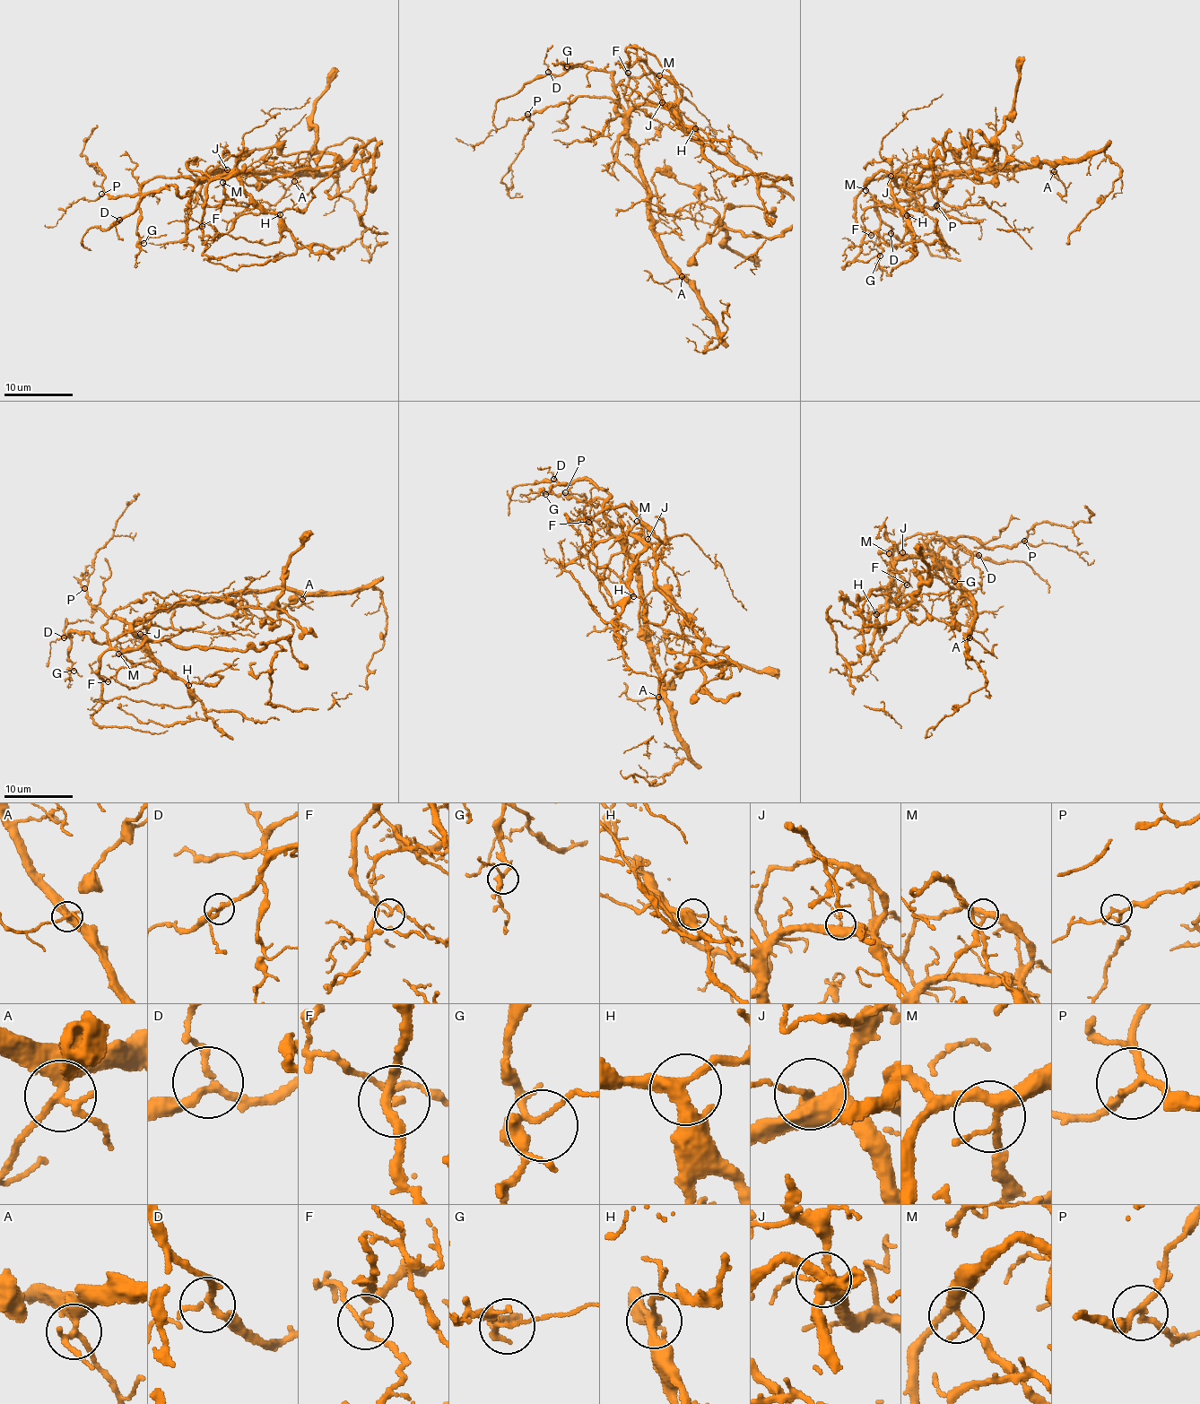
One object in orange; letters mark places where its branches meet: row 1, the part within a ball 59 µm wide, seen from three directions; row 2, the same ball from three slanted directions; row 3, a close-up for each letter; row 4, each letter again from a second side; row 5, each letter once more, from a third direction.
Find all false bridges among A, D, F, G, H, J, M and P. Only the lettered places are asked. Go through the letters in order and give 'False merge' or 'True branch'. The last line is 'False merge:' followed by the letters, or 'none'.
A: True branch
D: True branch
F: False merge
G: True branch
H: True branch
J: True branch
M: True branch
P: True branch
False merge: F

